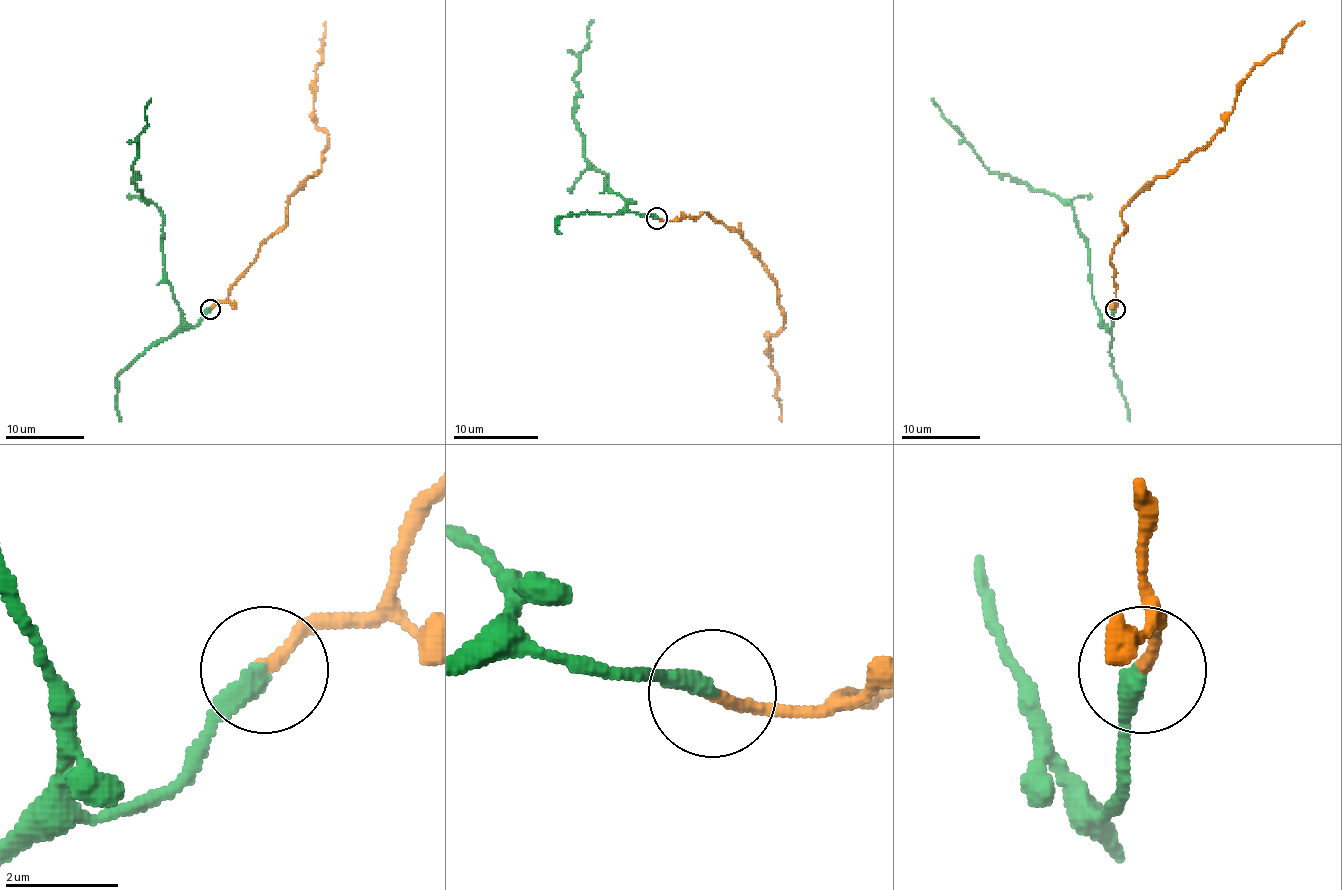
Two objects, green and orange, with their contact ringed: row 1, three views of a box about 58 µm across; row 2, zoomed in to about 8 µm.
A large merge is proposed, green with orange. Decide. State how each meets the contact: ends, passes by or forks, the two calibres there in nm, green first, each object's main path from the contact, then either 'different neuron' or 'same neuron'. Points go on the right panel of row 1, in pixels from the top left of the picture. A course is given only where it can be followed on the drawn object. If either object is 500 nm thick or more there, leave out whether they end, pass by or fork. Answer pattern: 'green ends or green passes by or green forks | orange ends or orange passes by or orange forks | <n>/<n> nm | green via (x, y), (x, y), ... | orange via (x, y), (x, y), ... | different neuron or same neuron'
green ends | orange ends | 360/240 nm | green via (1116, 308), (1108, 326), (1092, 298), (1088, 239), (1076, 215), (1058, 195), (993, 173), (931, 98) | orange via (1116, 308), (1110, 261), (1125, 227), (1121, 211), (1226, 124), (1236, 86), (1304, 21) | same neuron

